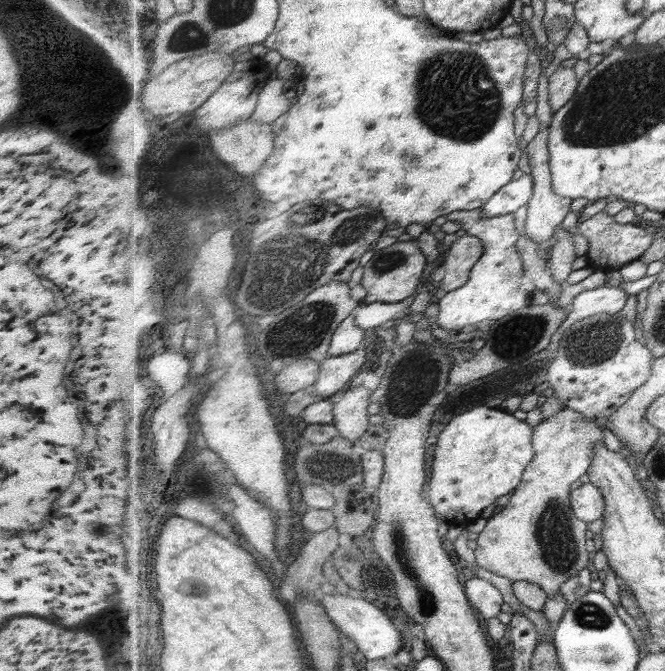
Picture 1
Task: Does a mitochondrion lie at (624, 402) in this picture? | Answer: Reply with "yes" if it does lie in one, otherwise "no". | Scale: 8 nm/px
no

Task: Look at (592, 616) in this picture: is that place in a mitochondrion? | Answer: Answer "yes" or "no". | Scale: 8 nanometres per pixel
yes

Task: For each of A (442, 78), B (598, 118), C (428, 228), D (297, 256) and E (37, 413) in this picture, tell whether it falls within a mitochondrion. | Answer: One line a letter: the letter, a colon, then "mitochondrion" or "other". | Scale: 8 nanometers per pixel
A: mitochondrion
B: mitochondrion
C: other
D: mitochondrion
E: other

